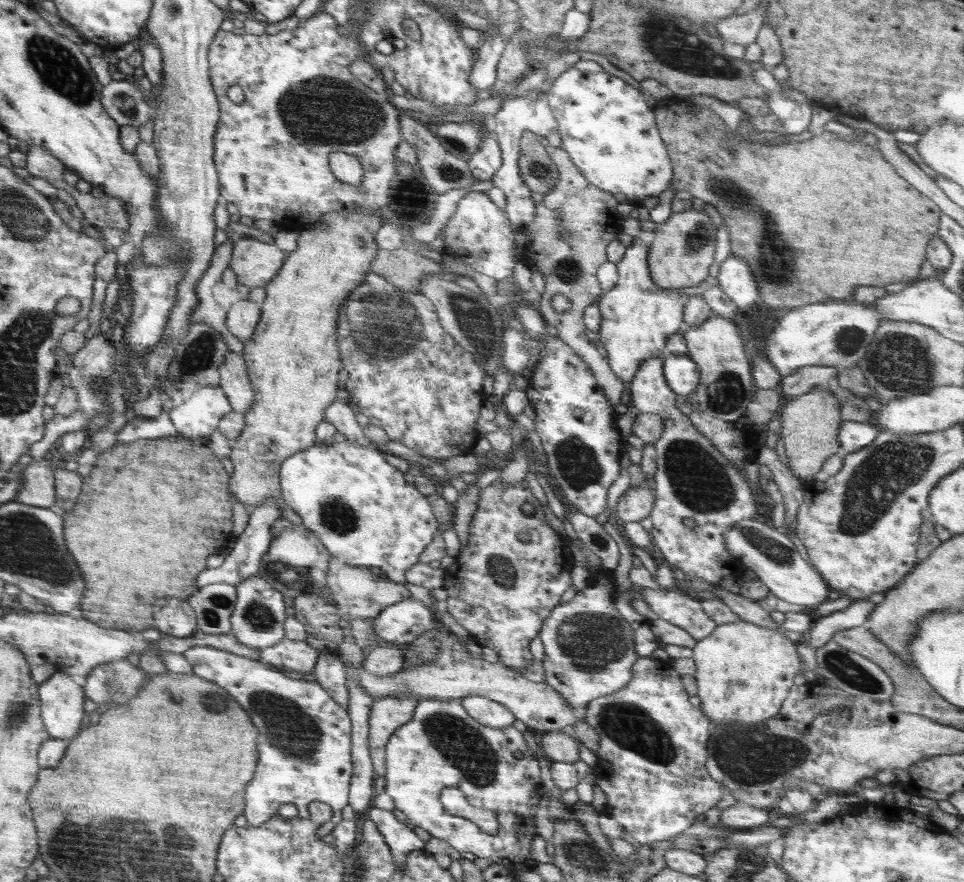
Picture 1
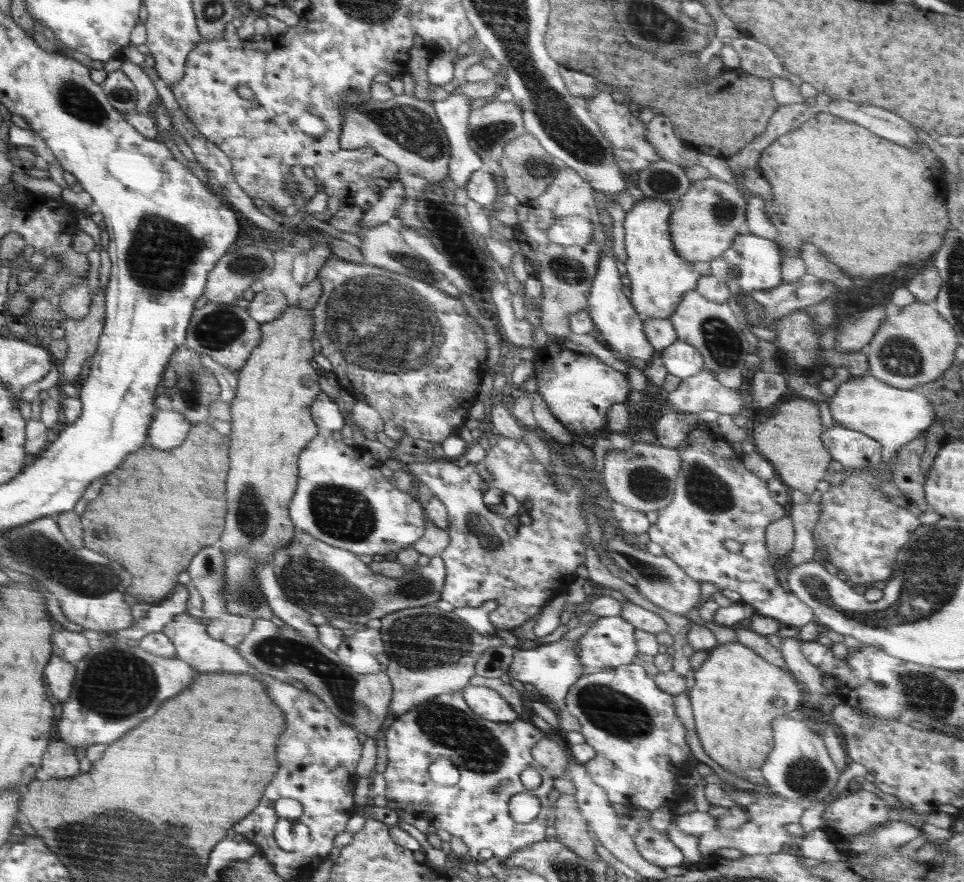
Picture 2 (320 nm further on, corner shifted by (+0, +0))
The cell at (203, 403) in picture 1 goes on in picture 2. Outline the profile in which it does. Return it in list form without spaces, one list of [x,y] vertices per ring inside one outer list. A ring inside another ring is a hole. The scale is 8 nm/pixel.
[[[166,406],[160,409],[158,416],[154,416],[146,444],[158,450],[177,448],[184,443],[186,435],[192,428],[193,425],[184,413]]]

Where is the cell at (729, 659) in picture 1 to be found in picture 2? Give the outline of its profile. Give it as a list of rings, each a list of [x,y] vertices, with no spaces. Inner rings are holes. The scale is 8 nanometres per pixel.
[[[725,643],[719,644],[715,648],[708,650],[708,655],[706,660],[698,667],[695,671],[695,684],[694,686],[687,690],[689,695],[689,699],[691,702],[691,707],[693,710],[693,717],[695,720],[695,730],[698,736],[699,741],[701,742],[702,748],[704,752],[722,766],[722,768],[726,768],[730,774],[734,774],[734,776],[738,776],[738,778],[746,779],[746,771],[752,768],[761,768],[761,766],[766,762],[766,759],[769,757],[770,751],[774,746],[774,739],[772,733],[772,724],[774,724],[774,720],[778,717],[782,717],[788,712],[792,712],[792,710],[796,710],[797,708],[804,705],[804,697],[805,691],[800,683],[792,676],[792,673],[788,671],[786,668],[780,668],[777,665],[770,664],[766,662],[757,652],[754,652],[751,648],[748,648],[746,645],[742,643]]]

